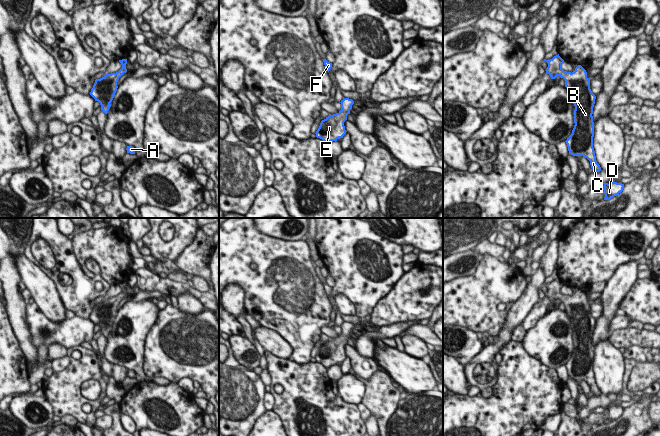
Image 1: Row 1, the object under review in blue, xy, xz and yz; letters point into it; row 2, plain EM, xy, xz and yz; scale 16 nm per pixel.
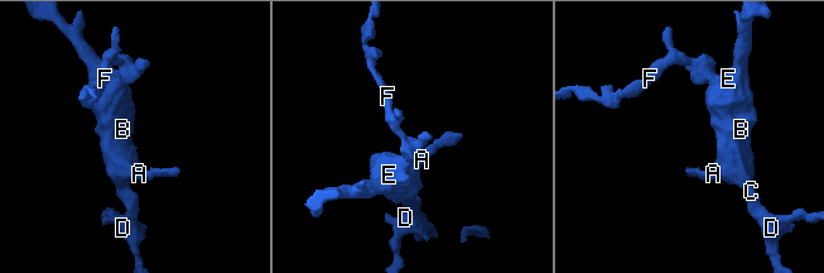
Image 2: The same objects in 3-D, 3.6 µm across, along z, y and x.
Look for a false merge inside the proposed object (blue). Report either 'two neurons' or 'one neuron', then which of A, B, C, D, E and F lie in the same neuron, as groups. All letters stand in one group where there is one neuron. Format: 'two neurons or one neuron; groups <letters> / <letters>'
one neuron; groups A B C D E F

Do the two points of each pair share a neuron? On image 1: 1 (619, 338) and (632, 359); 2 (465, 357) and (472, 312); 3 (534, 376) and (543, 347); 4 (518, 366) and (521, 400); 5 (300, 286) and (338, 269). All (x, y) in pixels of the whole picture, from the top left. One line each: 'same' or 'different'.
1: different
2: different
3: different
4: same
5: different

